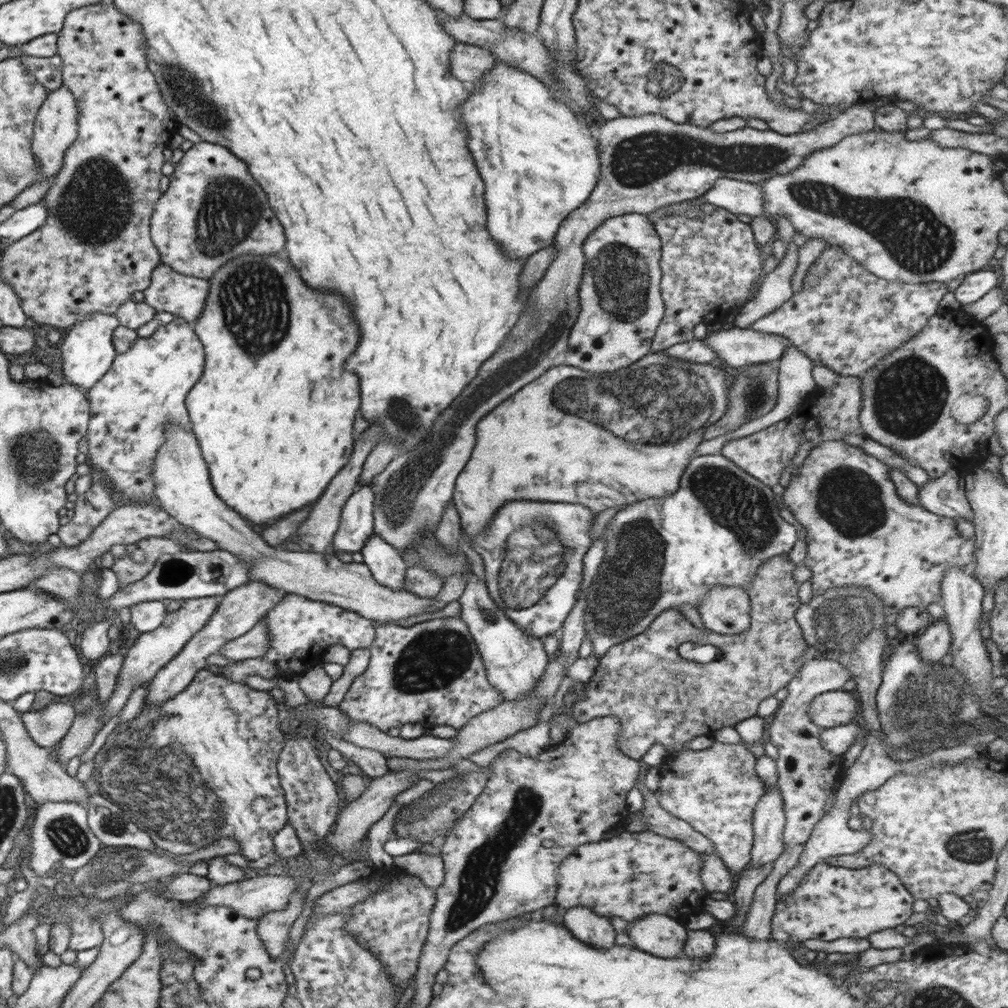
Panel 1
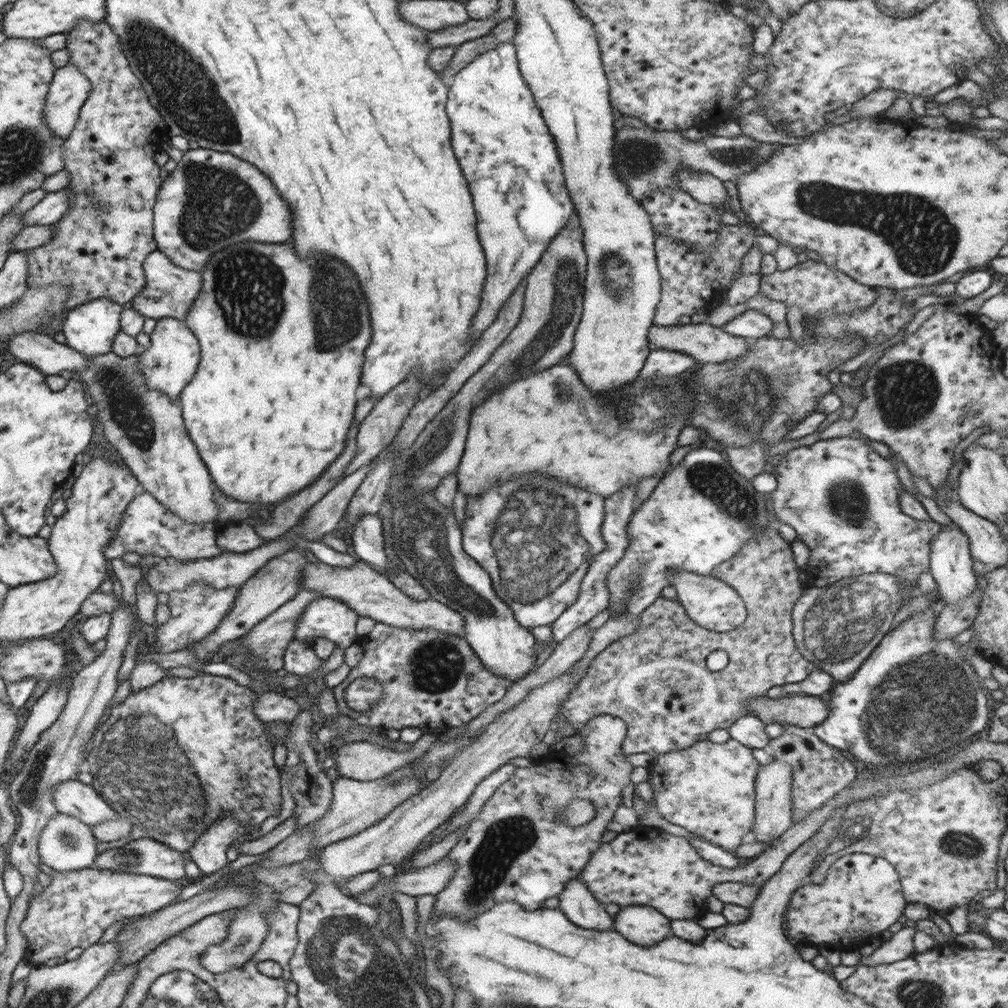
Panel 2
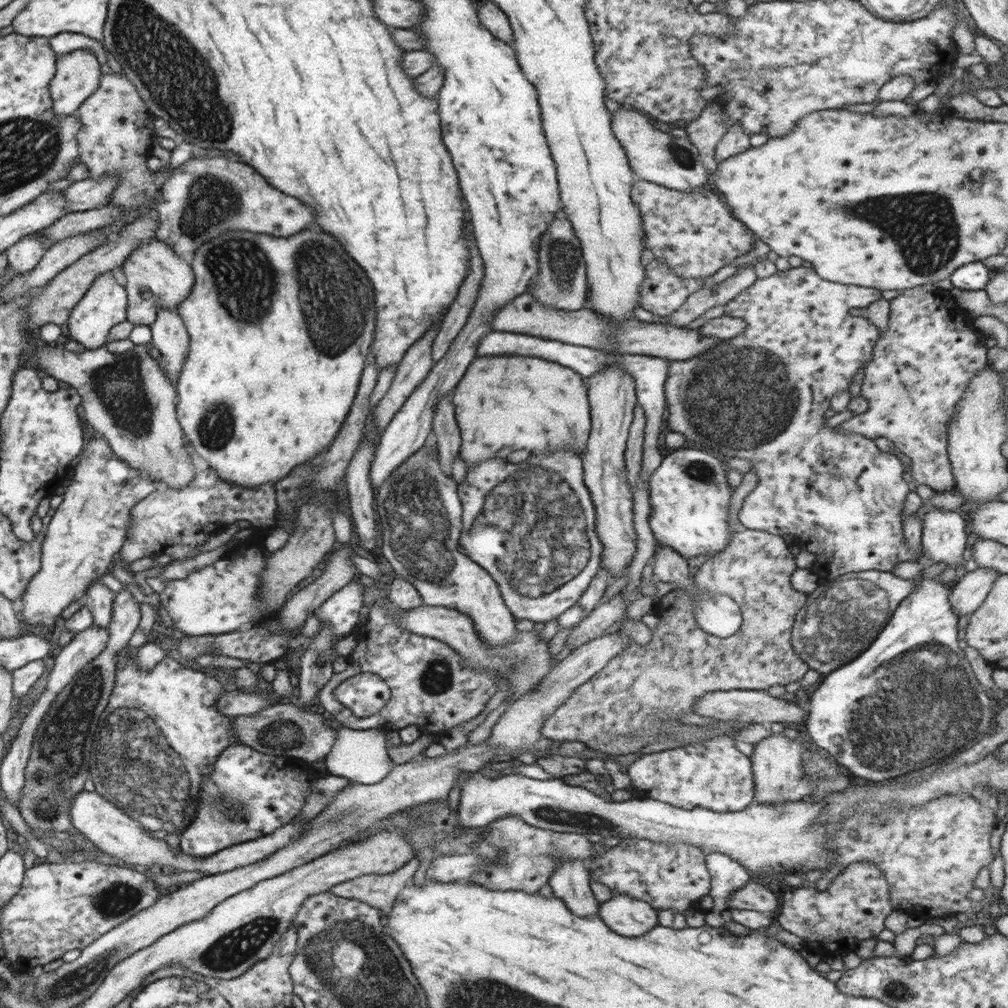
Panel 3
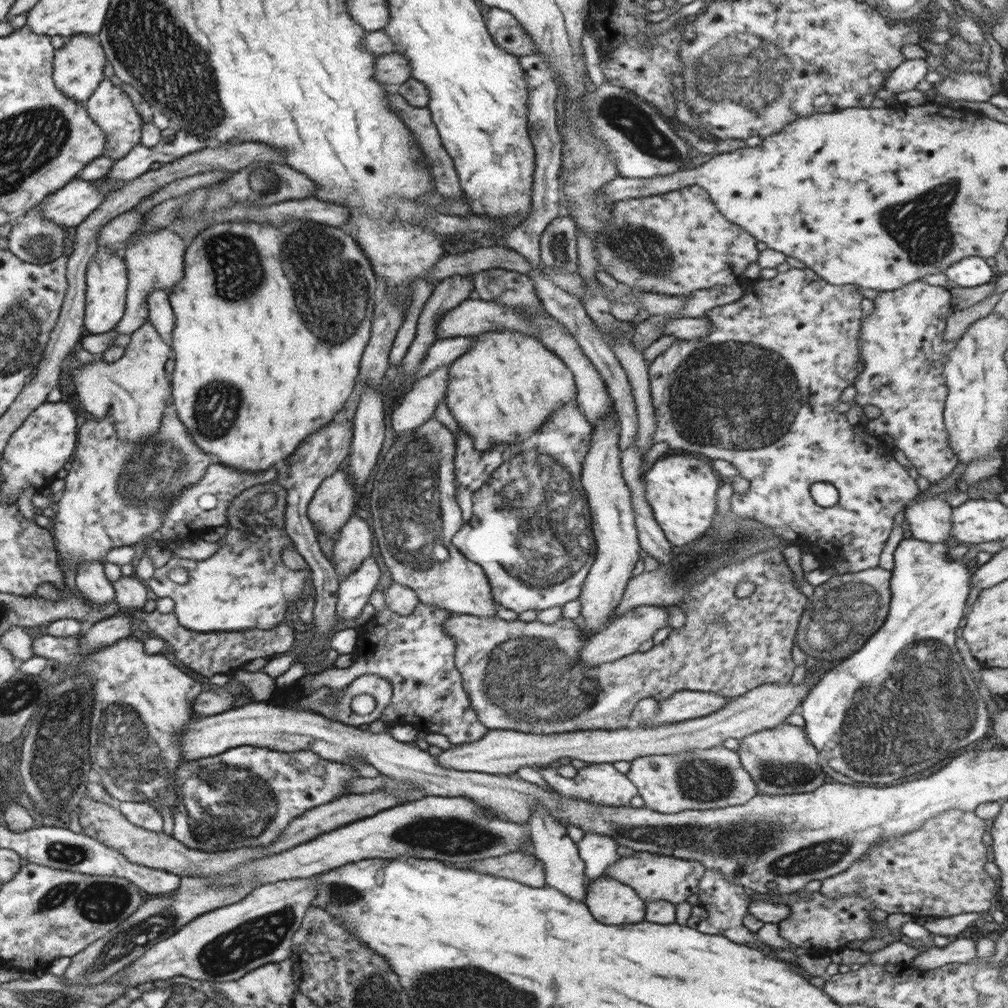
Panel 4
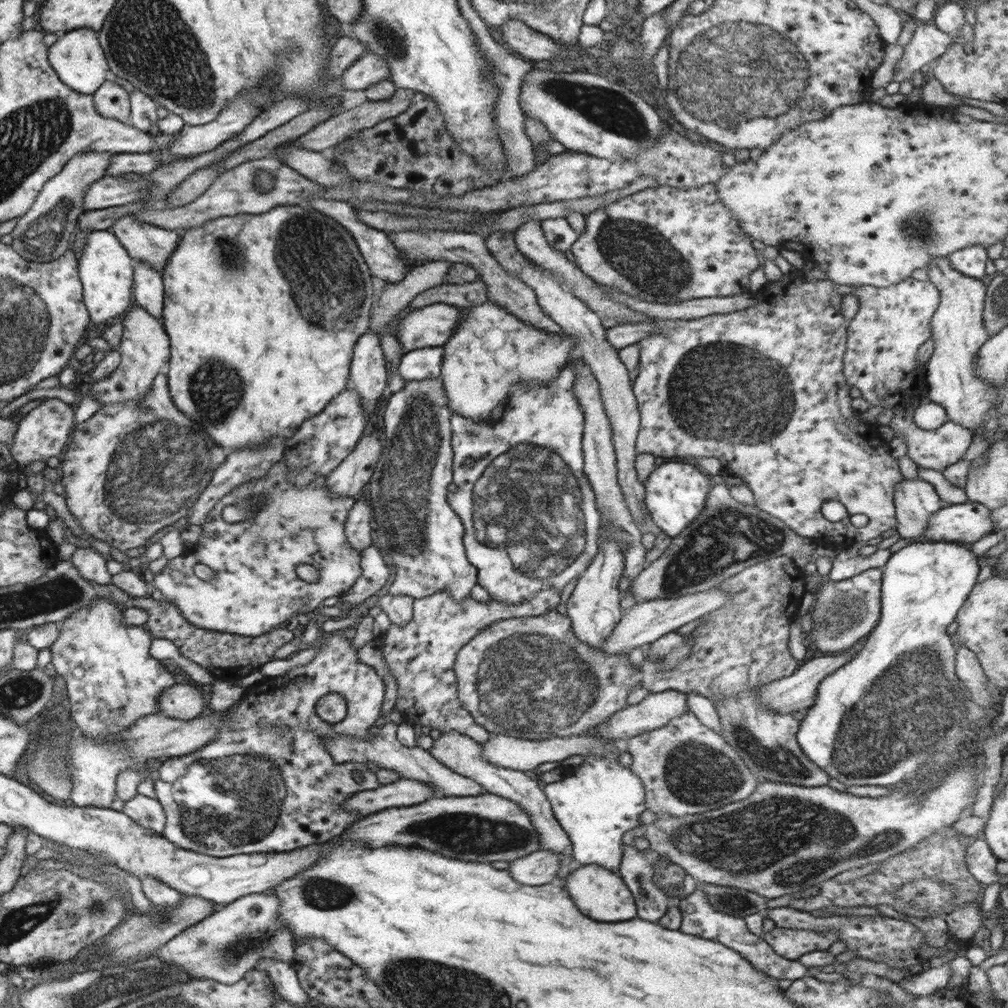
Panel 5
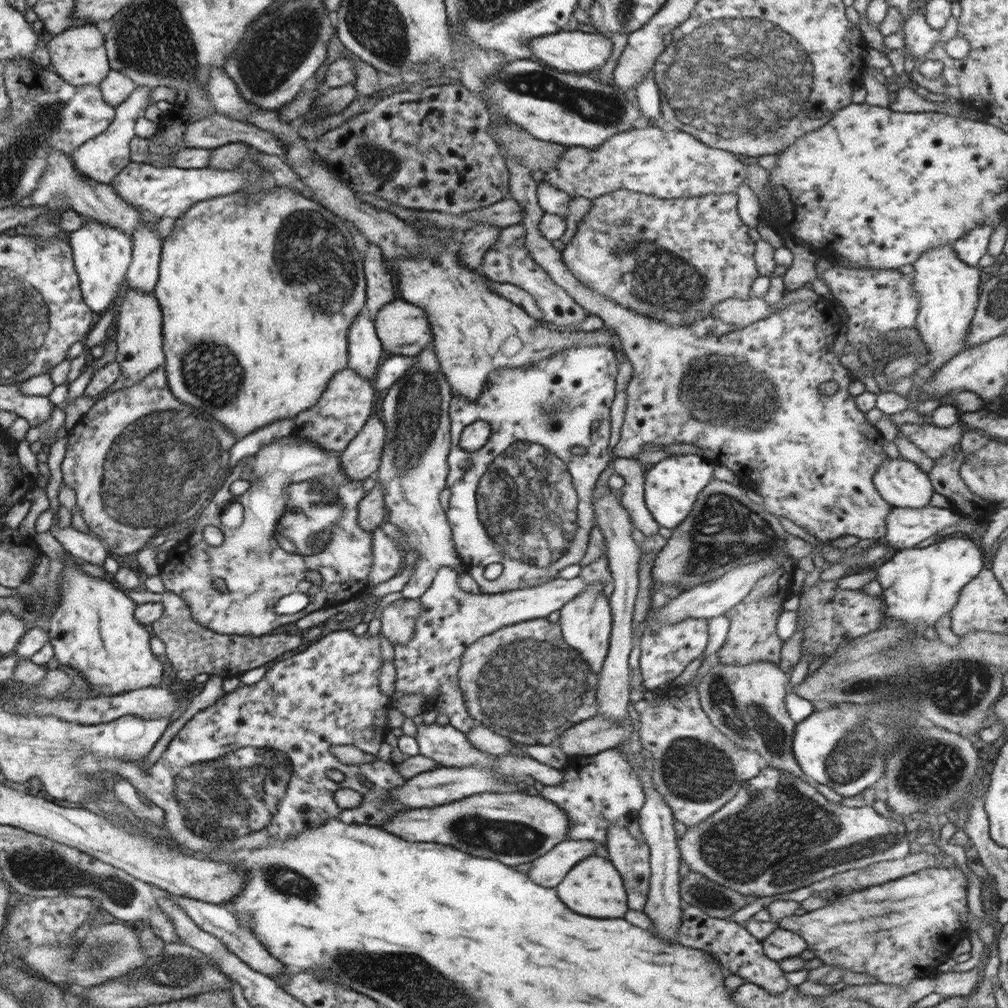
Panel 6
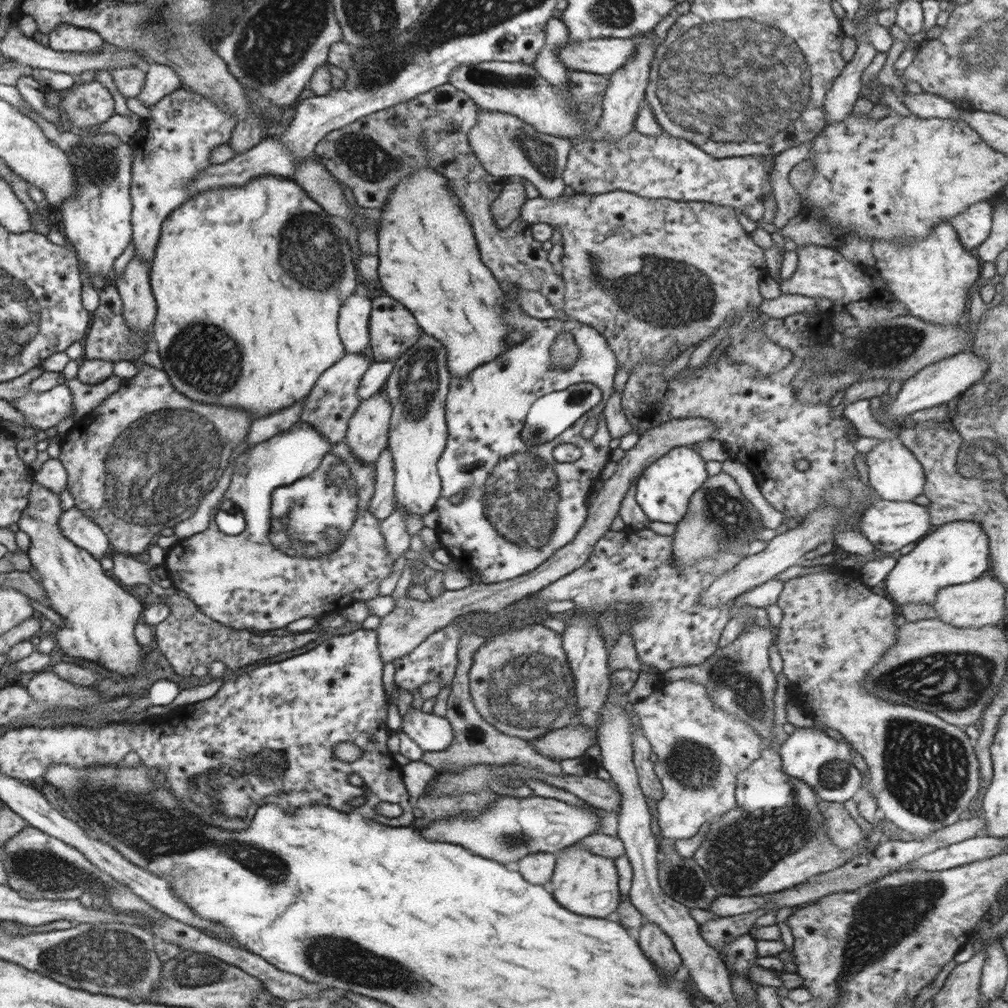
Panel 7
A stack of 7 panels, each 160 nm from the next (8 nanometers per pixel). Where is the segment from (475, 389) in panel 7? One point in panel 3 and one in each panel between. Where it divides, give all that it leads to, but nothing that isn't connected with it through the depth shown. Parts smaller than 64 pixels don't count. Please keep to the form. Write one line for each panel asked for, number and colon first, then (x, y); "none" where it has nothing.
3: (531, 525)
4: (527, 523)
5: (531, 521)
6: (526, 502)

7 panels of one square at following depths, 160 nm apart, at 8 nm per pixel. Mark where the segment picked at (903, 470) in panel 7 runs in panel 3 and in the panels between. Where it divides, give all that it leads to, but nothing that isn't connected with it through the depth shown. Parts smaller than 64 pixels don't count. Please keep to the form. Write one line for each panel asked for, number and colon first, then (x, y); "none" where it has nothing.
3: (944, 538)
4: (929, 519)
5: (915, 500)
6: (900, 482)

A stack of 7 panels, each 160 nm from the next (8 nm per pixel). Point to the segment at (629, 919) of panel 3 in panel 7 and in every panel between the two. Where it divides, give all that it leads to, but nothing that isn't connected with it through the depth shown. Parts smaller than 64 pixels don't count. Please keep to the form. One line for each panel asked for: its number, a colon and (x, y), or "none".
4: (612, 902)
5: (600, 893)
6: (593, 887)
7: (586, 883)

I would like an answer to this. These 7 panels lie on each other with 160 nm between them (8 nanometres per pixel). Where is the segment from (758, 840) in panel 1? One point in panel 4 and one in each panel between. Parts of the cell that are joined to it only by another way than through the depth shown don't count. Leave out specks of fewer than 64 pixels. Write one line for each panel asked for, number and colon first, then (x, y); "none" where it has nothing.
2: (773, 799)
3: (777, 761)
4: (782, 761)

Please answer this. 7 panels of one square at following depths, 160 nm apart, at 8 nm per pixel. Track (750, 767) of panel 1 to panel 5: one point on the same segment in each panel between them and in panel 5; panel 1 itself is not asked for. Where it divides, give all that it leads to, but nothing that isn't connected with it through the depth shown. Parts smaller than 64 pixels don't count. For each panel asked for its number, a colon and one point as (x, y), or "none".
2: (709, 789)
3: (715, 775)
4: (709, 778)
5: (686, 768)

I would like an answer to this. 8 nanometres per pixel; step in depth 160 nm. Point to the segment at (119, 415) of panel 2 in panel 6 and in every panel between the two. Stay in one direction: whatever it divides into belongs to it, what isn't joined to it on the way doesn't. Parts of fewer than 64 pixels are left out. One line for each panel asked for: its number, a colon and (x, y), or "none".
3: (128, 398)
4: (134, 391)
5: (145, 351)
6: (139, 330)

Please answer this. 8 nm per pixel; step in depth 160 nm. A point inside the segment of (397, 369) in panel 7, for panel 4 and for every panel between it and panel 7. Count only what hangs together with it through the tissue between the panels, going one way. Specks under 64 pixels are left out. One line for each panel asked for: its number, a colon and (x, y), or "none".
4: (415, 514)
5: (408, 492)
6: (413, 470)

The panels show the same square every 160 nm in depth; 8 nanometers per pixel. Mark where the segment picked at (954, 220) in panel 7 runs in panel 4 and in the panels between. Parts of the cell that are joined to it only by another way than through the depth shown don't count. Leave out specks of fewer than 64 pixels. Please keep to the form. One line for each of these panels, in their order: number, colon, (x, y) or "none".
4: (972, 271)
5: (971, 261)
6: (971, 247)

